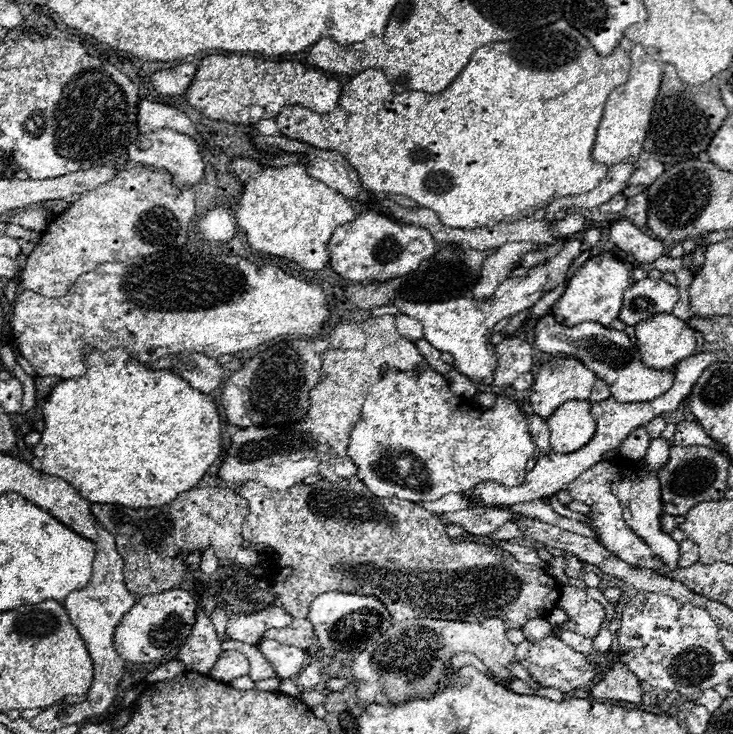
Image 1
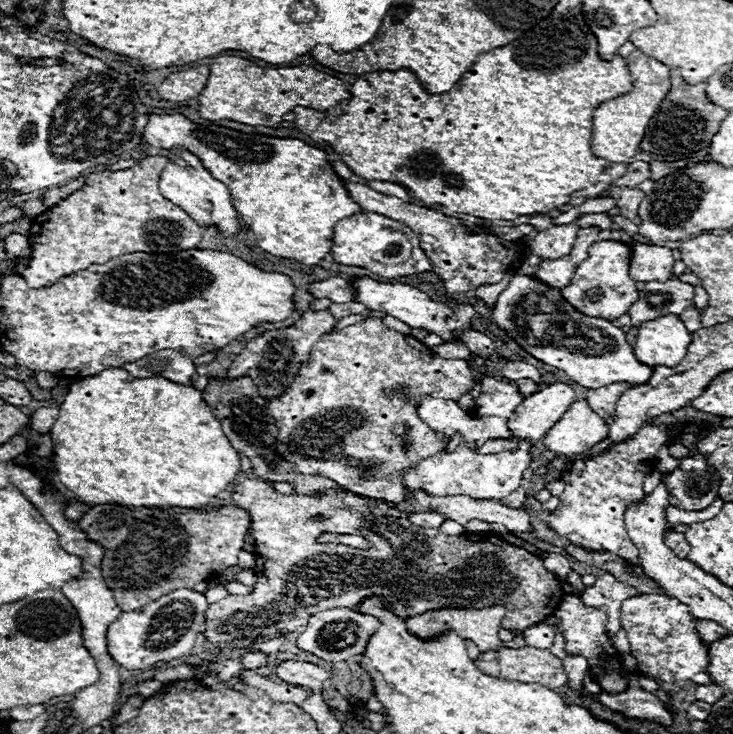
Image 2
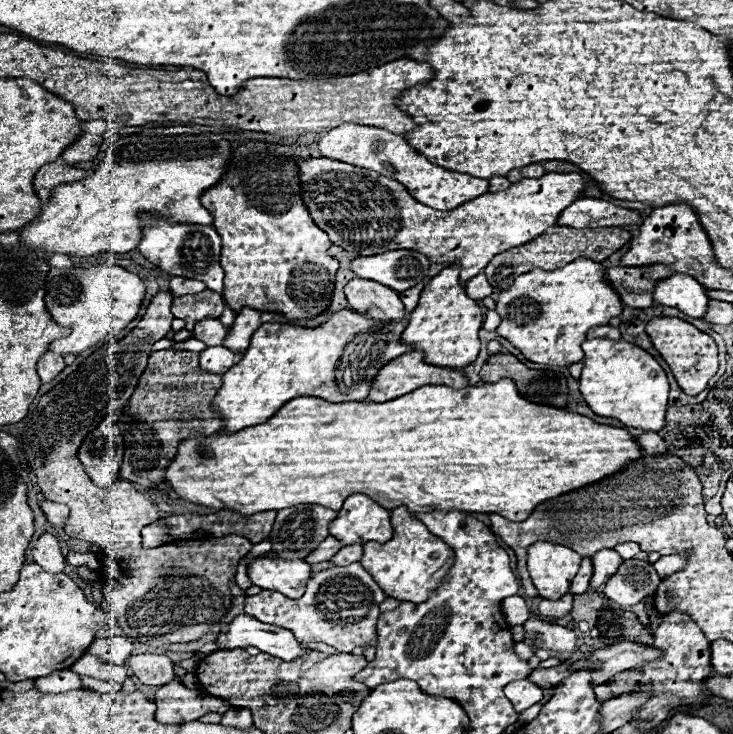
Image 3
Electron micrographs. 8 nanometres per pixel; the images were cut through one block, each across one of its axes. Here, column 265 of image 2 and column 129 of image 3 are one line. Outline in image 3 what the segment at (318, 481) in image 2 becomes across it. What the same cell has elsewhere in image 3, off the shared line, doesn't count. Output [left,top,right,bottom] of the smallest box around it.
[118,342,222,486]

